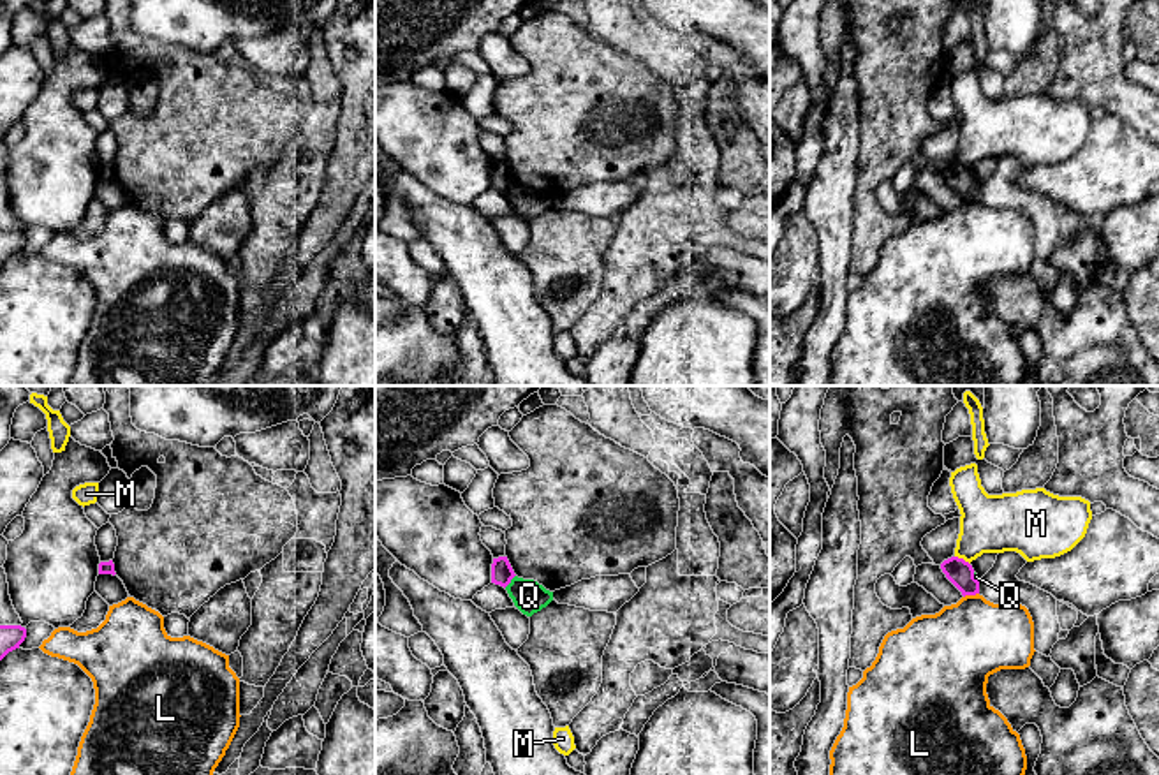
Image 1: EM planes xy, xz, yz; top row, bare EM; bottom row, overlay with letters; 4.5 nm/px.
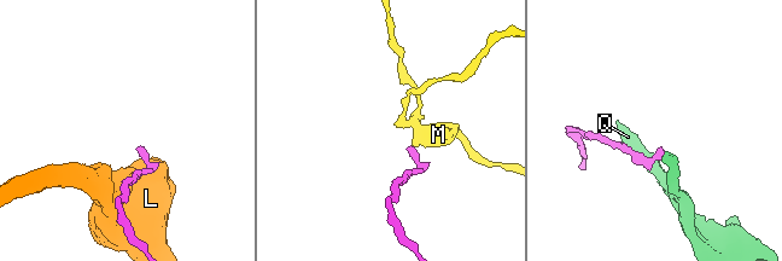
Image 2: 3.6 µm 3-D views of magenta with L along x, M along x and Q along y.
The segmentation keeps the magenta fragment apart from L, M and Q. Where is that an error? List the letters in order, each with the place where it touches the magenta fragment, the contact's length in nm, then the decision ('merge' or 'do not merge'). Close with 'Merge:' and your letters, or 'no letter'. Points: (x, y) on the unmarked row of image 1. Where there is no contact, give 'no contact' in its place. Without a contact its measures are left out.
L: yz (971, 199) | 80 nm | do not merge
M: yz (962, 164) | 80 nm | do not merge
Q: xz (509, 187) | 80 nm | do not merge
Merge: no letter

